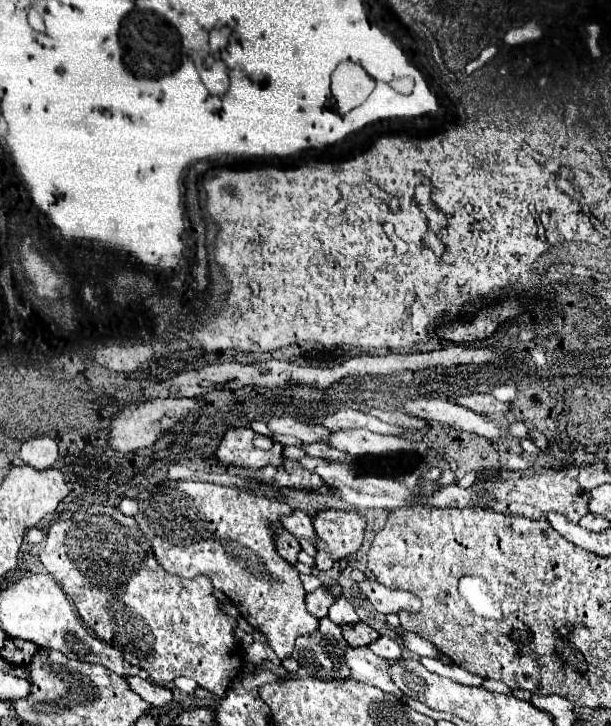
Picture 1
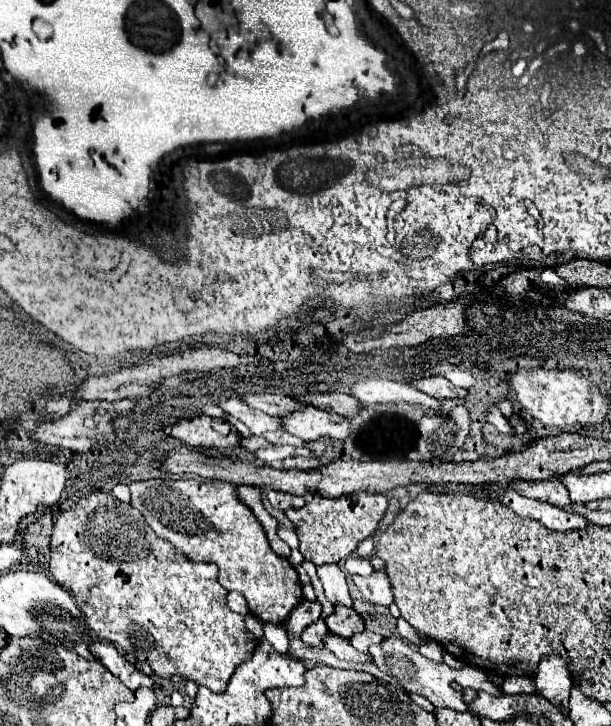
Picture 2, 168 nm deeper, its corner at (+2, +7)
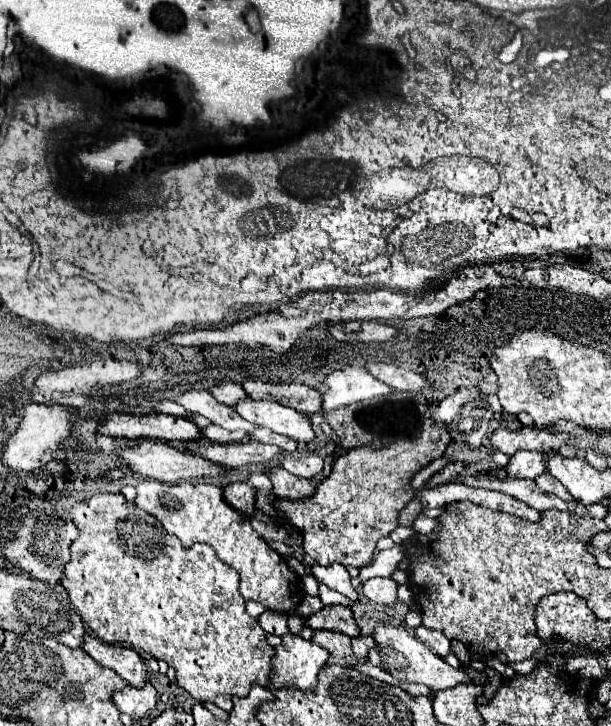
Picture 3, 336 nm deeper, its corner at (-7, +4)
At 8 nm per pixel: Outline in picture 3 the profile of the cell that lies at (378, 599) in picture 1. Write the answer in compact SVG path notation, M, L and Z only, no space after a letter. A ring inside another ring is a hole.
M373 577L367 579L363 585L363 593L369 601L381 605L395 605L397 601L397 583L389 577Z

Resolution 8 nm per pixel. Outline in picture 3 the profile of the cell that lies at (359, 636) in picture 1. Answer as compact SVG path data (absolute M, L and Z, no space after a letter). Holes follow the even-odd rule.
M329 605L323 607L319 613L311 615L307 619L307 625L311 629L327 629L327 631L339 631L345 633L349 637L357 637L361 635L355 619L353 619L353 611L351 607L343 607L343 605Z

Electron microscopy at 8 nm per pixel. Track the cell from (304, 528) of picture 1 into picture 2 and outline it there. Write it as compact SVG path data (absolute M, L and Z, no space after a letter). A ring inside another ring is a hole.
M268 490L266 496L268 496L270 504L272 504L276 510L280 510L280 512L284 512L284 510L288 510L288 508L302 508L302 506L304 506L304 498L292 496L292 494L286 494L286 492Z

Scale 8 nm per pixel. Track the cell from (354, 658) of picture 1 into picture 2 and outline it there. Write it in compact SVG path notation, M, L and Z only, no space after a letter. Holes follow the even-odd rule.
M328 632L322 642L324 642L324 648L328 648L330 652L334 652L340 660L350 660L350 662L368 662L368 660L372 660L366 652L356 652L356 650L348 644L346 638L336 636L336 634L332 634L332 632Z

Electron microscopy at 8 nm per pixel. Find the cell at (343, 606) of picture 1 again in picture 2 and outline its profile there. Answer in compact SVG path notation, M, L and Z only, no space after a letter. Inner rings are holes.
M338 564L318 566L318 576L320 576L320 582L322 582L322 586L324 586L326 598L328 598L334 606L336 606L336 604L352 606L352 600L350 600L350 594L348 594L348 586L346 586L346 576L344 576L344 572L340 570Z

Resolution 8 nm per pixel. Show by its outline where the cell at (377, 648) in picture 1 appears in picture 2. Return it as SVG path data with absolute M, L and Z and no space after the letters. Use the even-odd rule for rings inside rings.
M364 630L364 632L360 632L360 634L354 634L354 636L350 638L350 644L352 644L356 650L360 650L360 652L366 652L366 648L368 648L370 644L380 644L380 642L382 642L382 636L374 634L374 632L368 632L368 630Z

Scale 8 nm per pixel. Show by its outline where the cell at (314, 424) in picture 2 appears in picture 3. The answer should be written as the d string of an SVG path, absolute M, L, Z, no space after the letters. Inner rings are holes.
M245 399L233 405L241 417L245 417L251 423L257 423L259 427L269 427L275 433L287 435L295 441L313 441L315 431L311 427L311 419L303 411L293 411L291 407L273 403L273 401L255 401Z

